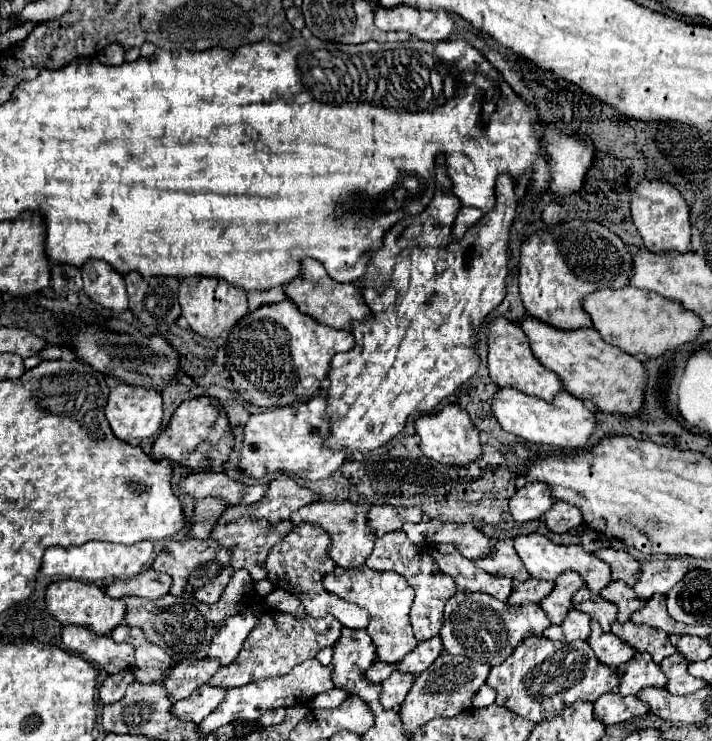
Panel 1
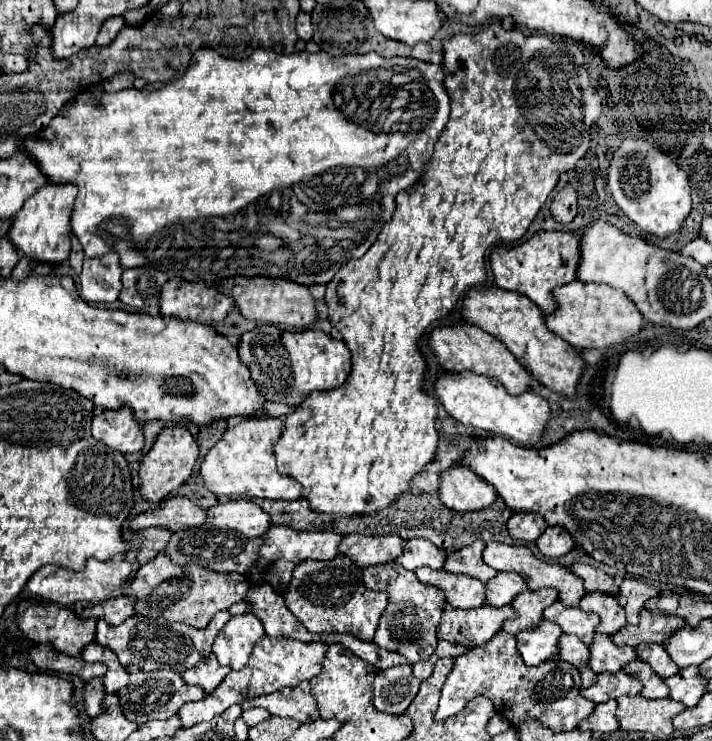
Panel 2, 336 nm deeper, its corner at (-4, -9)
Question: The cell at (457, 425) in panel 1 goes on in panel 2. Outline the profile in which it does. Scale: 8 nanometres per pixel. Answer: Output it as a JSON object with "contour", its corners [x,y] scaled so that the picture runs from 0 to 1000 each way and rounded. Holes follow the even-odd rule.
{"contour":[[[646,625],[635,628],[618,641],[615,665],[629,687],[652,692],[680,687],[697,673],[697,660]]]}

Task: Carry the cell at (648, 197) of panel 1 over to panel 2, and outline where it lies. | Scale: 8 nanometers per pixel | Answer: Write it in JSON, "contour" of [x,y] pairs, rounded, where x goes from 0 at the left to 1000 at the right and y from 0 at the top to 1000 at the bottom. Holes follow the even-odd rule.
{"contour":[[[879,188],[862,206],[854,228],[854,252],[865,277],[910,317],[933,323],[955,312],[963,287],[969,287],[966,236],[938,215],[935,206],[919,201],[904,188]]]}

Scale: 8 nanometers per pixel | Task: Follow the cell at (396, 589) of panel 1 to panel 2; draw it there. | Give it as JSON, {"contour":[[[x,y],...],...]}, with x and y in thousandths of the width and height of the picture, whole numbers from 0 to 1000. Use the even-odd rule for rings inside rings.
{"contour":[[[475,749],[469,757],[421,760],[396,806],[435,854],[494,854],[511,865],[522,865],[528,841],[545,816],[545,803],[517,798],[508,787],[508,768],[483,749]]]}

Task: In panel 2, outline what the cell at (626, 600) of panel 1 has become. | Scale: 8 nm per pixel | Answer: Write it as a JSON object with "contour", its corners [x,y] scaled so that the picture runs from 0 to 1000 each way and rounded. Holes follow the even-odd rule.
{"contour":[[[823,800],[820,808],[815,811],[815,822],[843,830],[843,843],[837,849],[840,854],[862,857],[879,843],[876,819],[871,819],[871,814],[868,814],[868,808],[862,803],[854,803],[854,800]]]}

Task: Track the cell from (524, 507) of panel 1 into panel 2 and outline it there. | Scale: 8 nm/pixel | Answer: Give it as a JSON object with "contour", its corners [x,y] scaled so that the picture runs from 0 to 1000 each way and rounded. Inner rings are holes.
{"contour":[[[728,690],[728,692],[719,692],[719,698],[713,700],[713,719],[719,727],[728,727],[728,730],[753,730],[767,711],[770,709],[764,698],[756,692]]]}

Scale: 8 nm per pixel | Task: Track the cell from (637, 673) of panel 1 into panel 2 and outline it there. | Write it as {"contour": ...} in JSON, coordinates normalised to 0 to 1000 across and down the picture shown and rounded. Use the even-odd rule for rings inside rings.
{"contour":[[[868,906],[868,908],[843,908],[840,922],[834,927],[817,930],[815,935],[834,949],[848,949],[857,943],[868,943],[874,938],[896,938],[902,933],[902,922],[888,911]]]}

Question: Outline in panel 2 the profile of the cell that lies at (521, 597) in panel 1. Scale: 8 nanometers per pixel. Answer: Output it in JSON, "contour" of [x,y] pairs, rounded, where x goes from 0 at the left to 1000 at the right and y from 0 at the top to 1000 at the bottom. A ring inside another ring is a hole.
{"contour":[[[699,773],[697,781],[688,781],[683,787],[685,798],[685,816],[691,819],[708,819],[716,816],[733,798],[742,795],[739,781],[725,773]]]}

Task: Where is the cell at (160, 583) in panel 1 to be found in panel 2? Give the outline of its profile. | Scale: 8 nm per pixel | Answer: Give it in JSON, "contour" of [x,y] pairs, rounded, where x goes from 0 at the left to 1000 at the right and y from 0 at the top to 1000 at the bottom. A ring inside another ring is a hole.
{"contour":[[[177,803],[163,806],[163,808],[152,808],[152,811],[146,811],[146,814],[121,819],[115,830],[118,830],[118,833],[149,835],[149,841],[169,843],[169,841],[174,841],[180,833],[188,830],[188,808],[185,808],[185,806],[177,806]]]}

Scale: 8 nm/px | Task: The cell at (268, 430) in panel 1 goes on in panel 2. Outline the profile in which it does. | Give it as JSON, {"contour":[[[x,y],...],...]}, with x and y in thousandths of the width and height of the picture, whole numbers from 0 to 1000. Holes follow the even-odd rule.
{"contour":[[[348,563],[331,576],[320,576],[315,590],[292,609],[292,614],[284,622],[281,641],[287,655],[298,665],[320,668],[326,673],[424,673],[424,655],[416,646],[396,641],[388,630],[385,601],[390,598],[396,579],[399,568],[385,563]]]}

